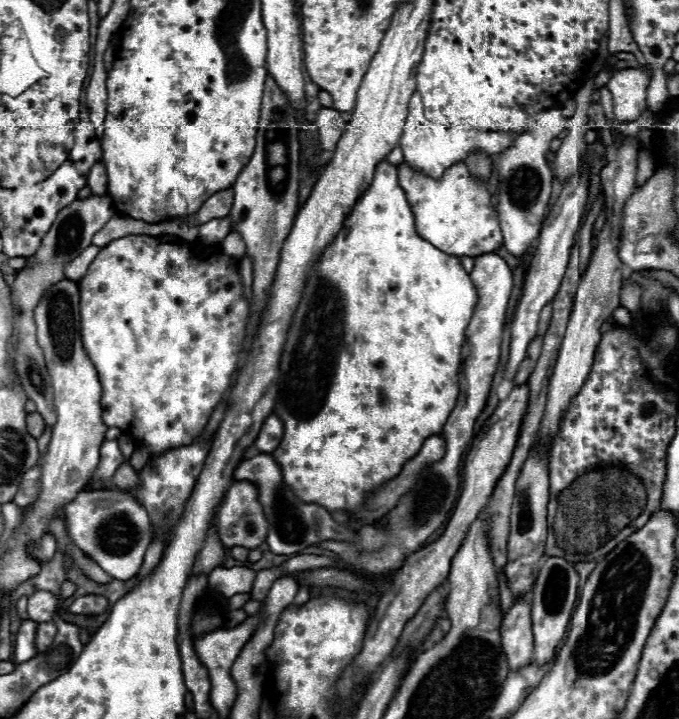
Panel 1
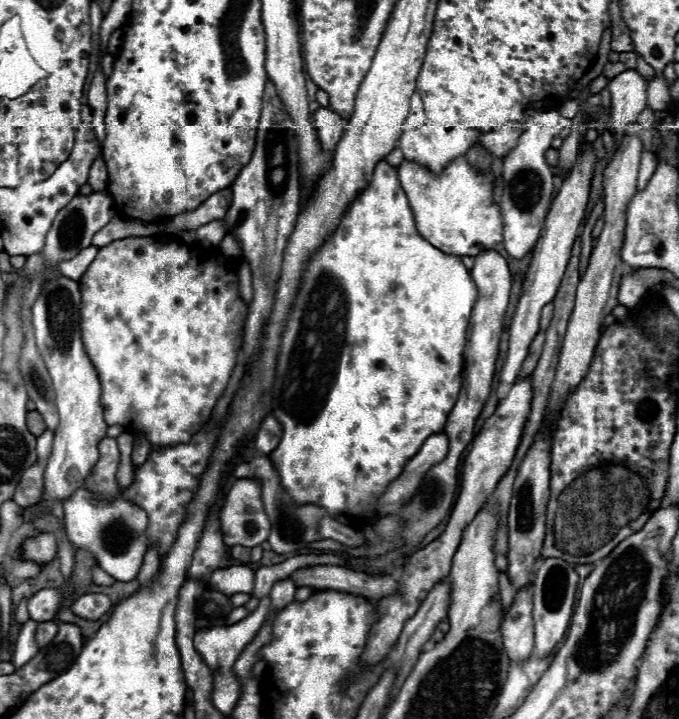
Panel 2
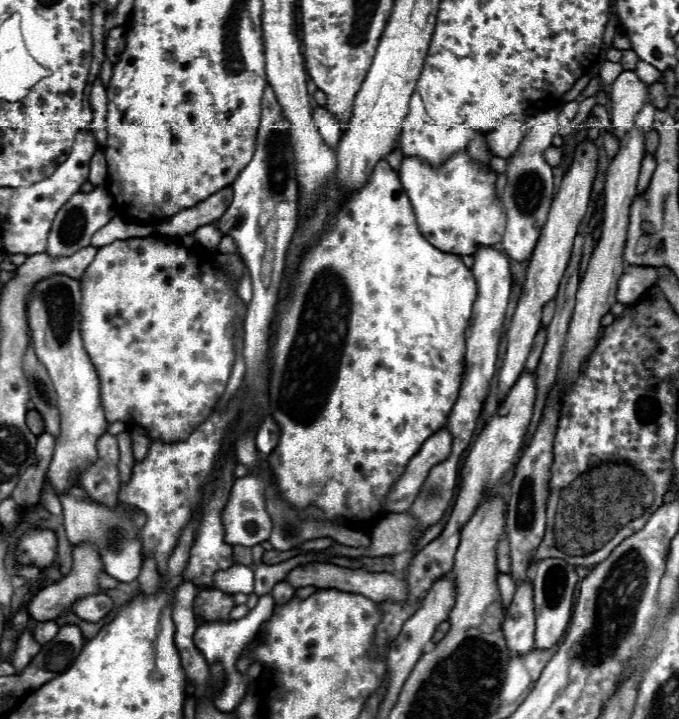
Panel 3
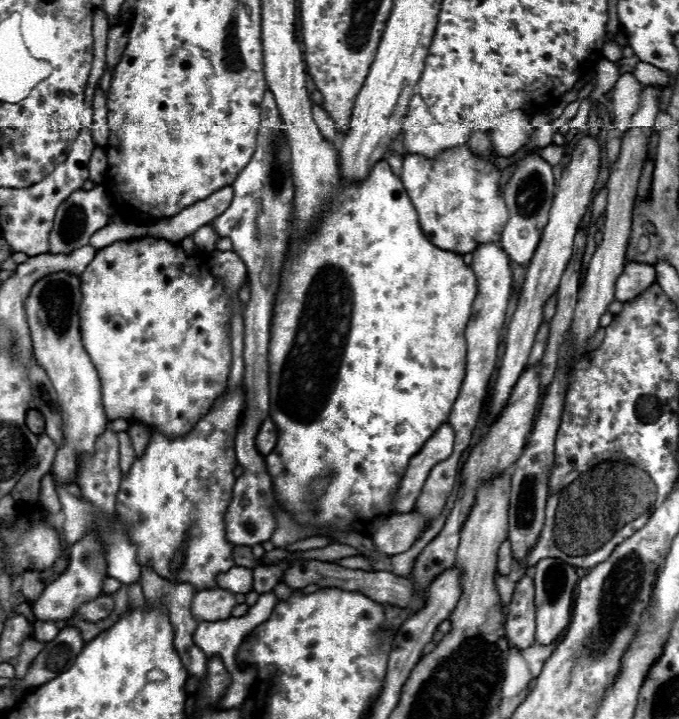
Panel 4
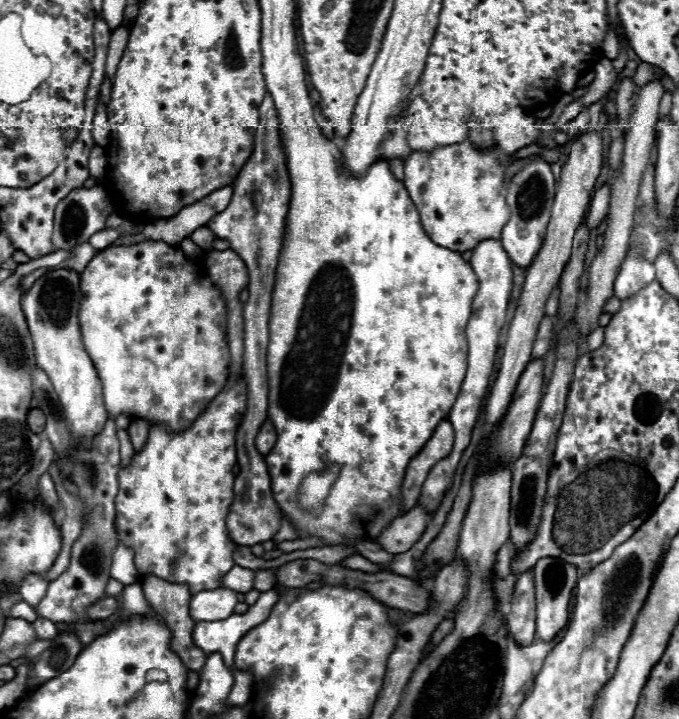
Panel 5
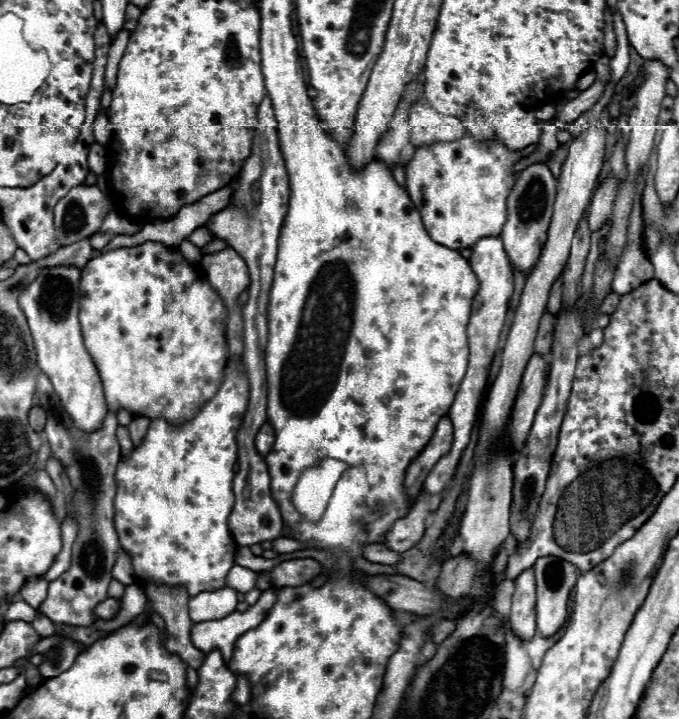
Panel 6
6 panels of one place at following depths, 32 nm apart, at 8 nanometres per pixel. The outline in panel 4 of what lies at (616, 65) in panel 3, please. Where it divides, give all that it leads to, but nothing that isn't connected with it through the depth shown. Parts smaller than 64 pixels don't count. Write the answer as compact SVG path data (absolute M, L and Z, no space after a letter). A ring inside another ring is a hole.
M606 58L600 60L598 68L596 68L596 90L588 98L598 100L600 96L604 96L610 90L610 86L614 86L618 76L620 76L620 66L618 64L614 64L614 62L606 60Z

